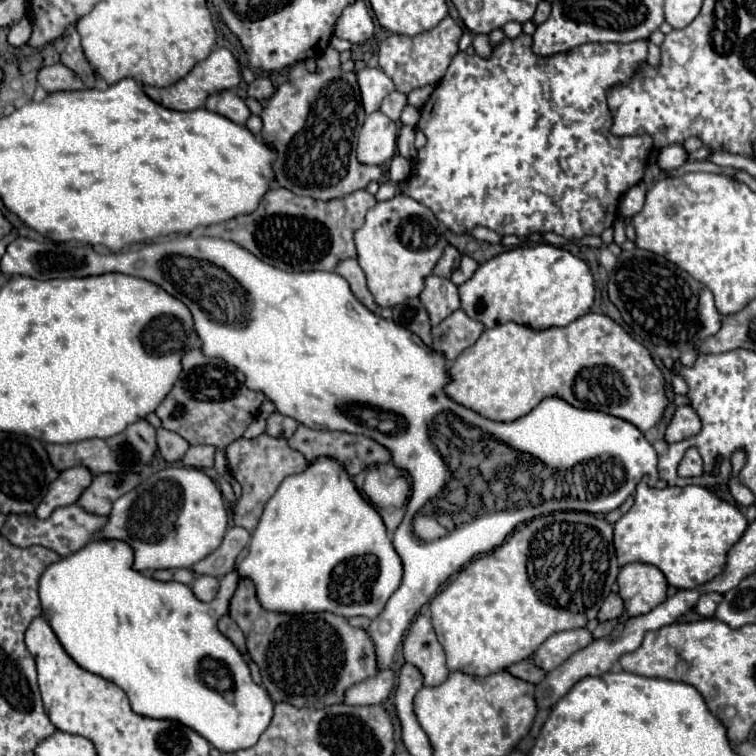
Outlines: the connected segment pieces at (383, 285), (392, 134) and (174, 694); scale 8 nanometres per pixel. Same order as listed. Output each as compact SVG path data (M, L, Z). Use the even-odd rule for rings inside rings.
M405 195L377 201L377 205L367 211L363 227L355 231L355 245L359 267L379 307L395 307L405 299L419 297L425 277L433 271L443 249L449 245L445 231L445 225L439 223L425 205Z
M383 113L367 115L357 145L357 159L365 165L383 165L397 151L397 125Z
M95 539L91 543L87 543L83 549L79 549L77 553L65 557L65 559L59 559L57 563L49 565L45 569L45 573L41 575L41 581L39 581L39 597L41 597L41 607L43 607L43 615L45 619L49 621L51 629L55 631L59 643L63 645L63 649L71 655L71 659L75 659L75 663L79 663L79 667L83 667L85 671L91 671L95 675L101 675L103 679L107 681L113 681L115 685L119 685L129 701L131 701L131 709L137 713L137 715L143 715L143 717L151 717L151 719L171 719L171 721L179 721L183 723L185 727L191 727L195 733L203 735L215 749L219 749L221 753L231 753L231 751L241 751L241 749L247 749L247 747L253 747L257 743L257 739L261 737L261 733L269 727L271 723L271 717L273 717L273 701L271 697L267 695L267 689L257 685L253 679L251 679L251 671L247 667L247 663L243 661L241 653L237 651L237 647L225 637L219 633L217 629L217 621L219 617L223 617L227 611L229 611L229 601L231 601L231 595L235 593L235 587L239 583L239 573L237 571L231 571L227 573L223 579L221 579L221 589L217 593L217 597L209 603L203 603L199 601L193 591L183 585L183 583L161 583L161 581L155 581L151 577L145 577L141 575L139 571L133 571L131 569L133 565L133 549L123 543L123 541L103 541L103 539ZM203 659L213 659L221 665L221 671L223 673L207 673L201 669L201 661Z

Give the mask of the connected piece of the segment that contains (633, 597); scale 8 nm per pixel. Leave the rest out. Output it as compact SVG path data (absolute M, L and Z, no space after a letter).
M647 563L625 565L619 571L617 583L629 617L645 615L667 599L667 581L663 573Z

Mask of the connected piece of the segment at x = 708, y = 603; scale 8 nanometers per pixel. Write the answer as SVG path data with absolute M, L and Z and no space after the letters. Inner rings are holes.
M705 593L705 595L701 595L701 599L697 601L697 605L695 605L695 611L699 613L699 615L703 615L703 617L713 617L715 615L715 609L717 609L717 605L723 601L723 597L719 595L719 593Z

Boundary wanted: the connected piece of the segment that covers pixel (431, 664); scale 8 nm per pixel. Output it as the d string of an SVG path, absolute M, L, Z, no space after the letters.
M419 615L411 623L403 641L403 657L407 663L415 665L421 671L423 685L439 685L449 675L443 647L437 641L431 619L427 615Z

